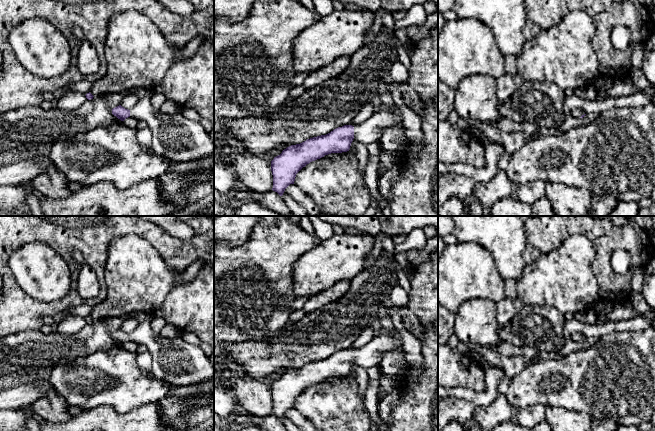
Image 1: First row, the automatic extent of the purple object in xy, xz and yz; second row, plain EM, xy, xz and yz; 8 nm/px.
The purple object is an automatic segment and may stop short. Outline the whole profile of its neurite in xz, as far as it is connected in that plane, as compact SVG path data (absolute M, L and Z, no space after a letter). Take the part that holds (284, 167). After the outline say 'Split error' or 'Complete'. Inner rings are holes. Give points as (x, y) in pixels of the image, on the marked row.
M381 104L380 110L365 122L356 126L344 125L326 135L307 139L291 145L271 161L273 188L280 196L285 189L294 184L296 174L307 164L331 153L347 152L353 140L364 145L380 141L384 130L388 127L404 129L400 110L390 111L388 106Z. Split error

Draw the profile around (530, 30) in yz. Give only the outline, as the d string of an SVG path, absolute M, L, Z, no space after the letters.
M528 19L523 29L523 35L526 40L530 40L533 39L540 31L540 27Z

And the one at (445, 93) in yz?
M438 78L438 122L447 120L454 110L454 90Z

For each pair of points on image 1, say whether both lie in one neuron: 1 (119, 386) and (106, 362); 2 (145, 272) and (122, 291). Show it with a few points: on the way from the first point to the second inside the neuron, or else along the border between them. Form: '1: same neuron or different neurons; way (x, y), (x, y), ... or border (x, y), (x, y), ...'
1: same neuron; way (119, 380), (119, 375), (112, 368)
2: same neuron; way (139, 278), (128, 289)

